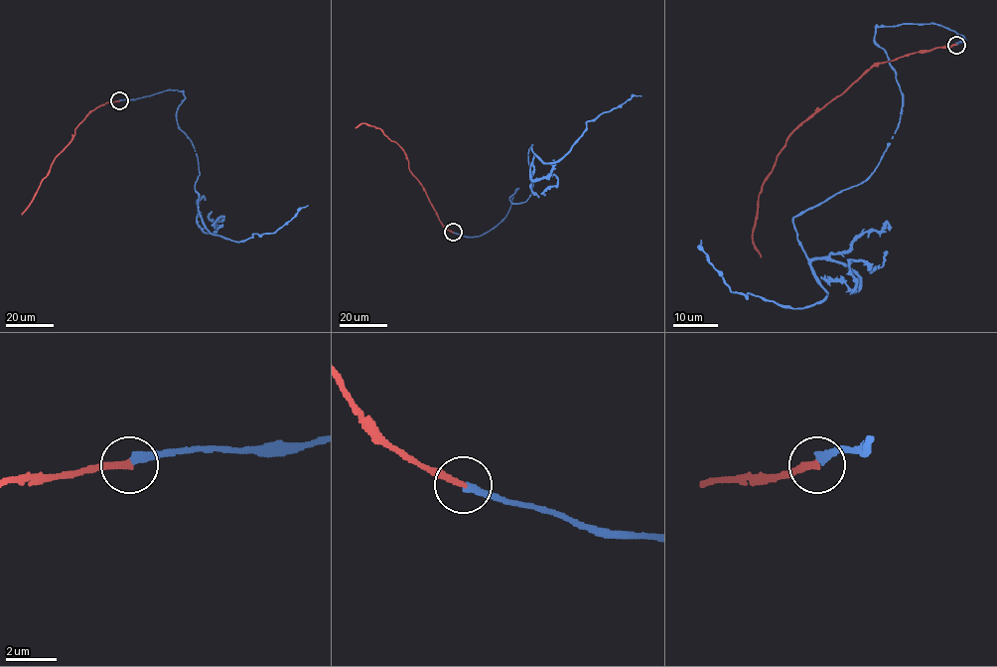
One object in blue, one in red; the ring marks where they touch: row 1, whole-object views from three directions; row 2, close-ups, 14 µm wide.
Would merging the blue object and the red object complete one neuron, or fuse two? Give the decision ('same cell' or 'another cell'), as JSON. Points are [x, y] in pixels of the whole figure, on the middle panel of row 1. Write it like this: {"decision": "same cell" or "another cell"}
{"decision": "another cell"}

